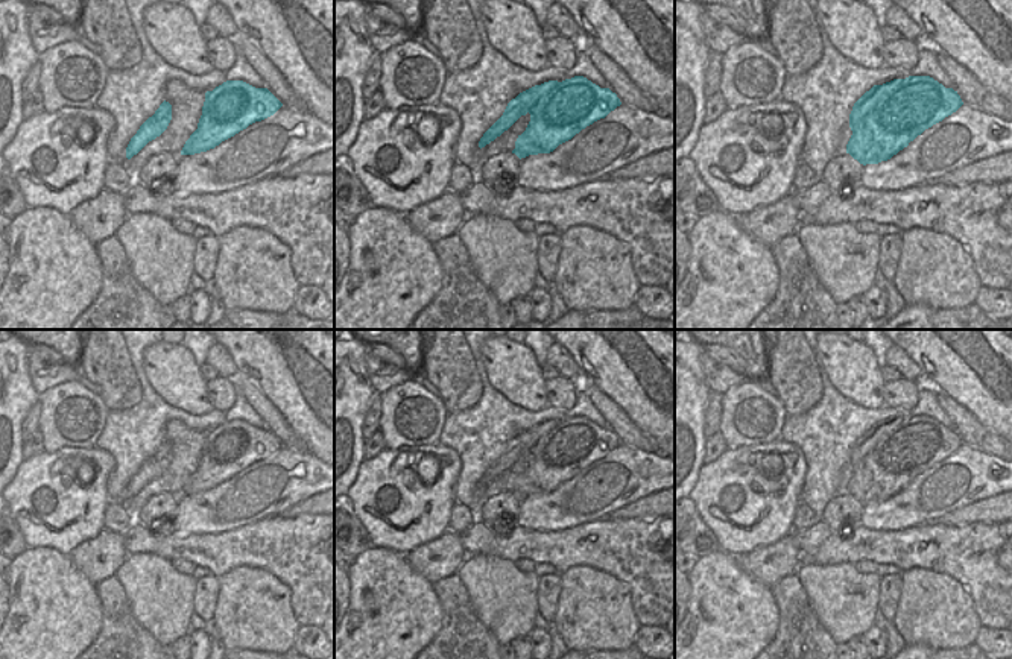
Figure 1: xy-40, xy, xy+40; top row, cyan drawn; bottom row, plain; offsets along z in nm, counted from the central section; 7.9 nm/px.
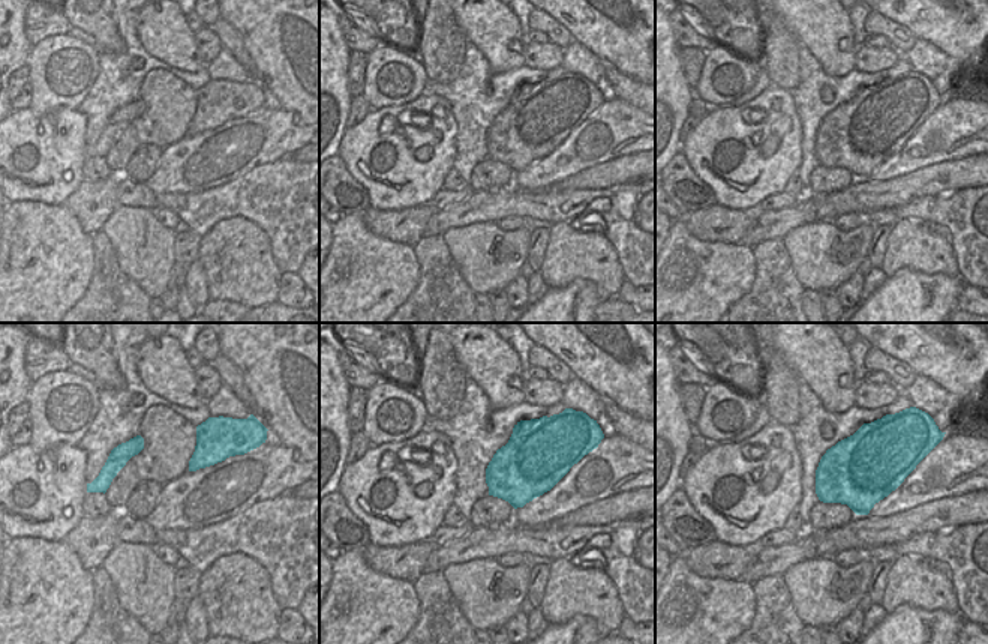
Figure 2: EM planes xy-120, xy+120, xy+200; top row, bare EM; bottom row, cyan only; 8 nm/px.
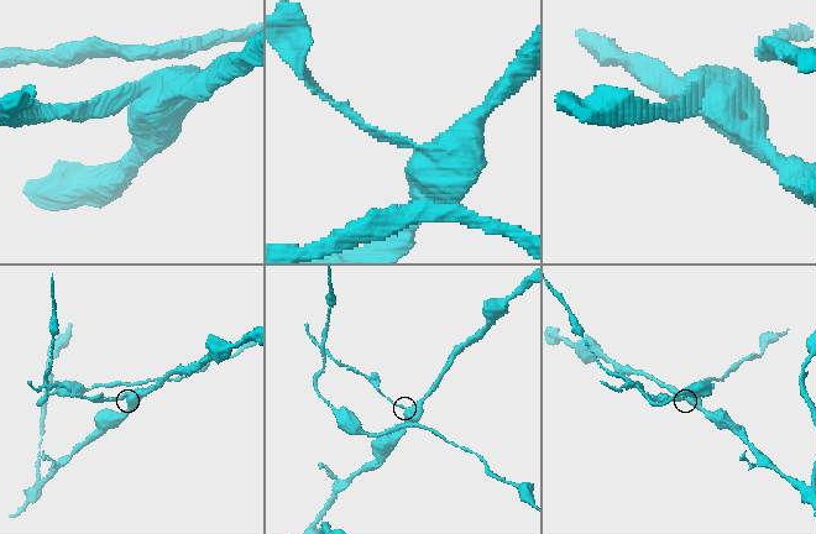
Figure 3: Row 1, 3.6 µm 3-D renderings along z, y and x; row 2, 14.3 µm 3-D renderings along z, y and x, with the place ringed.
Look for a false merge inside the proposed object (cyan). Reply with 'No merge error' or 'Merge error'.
Merge error.

